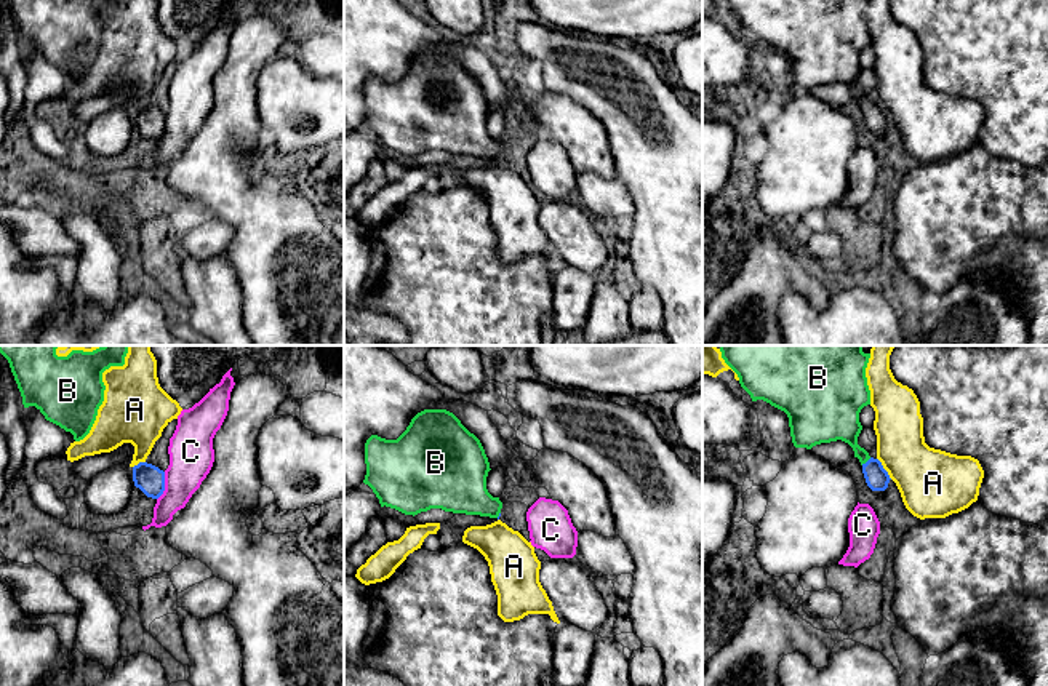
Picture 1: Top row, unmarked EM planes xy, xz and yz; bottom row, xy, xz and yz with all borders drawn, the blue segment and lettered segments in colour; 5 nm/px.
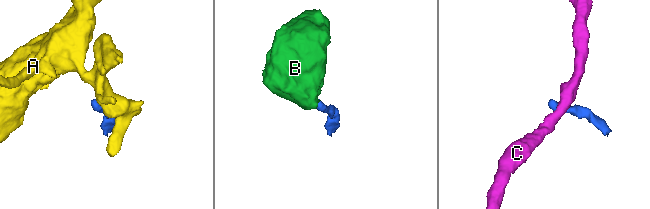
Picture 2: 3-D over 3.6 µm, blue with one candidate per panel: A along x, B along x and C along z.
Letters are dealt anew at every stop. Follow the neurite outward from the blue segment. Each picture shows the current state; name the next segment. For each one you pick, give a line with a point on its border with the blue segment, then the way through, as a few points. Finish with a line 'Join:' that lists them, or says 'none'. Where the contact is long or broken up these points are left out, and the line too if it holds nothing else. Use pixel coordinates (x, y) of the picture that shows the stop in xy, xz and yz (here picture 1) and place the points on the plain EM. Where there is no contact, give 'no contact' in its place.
B: meets blue in yz at (868, 103); runs through yz (877, 120), (868, 103), (853, 85), (840, 61)
Join: B

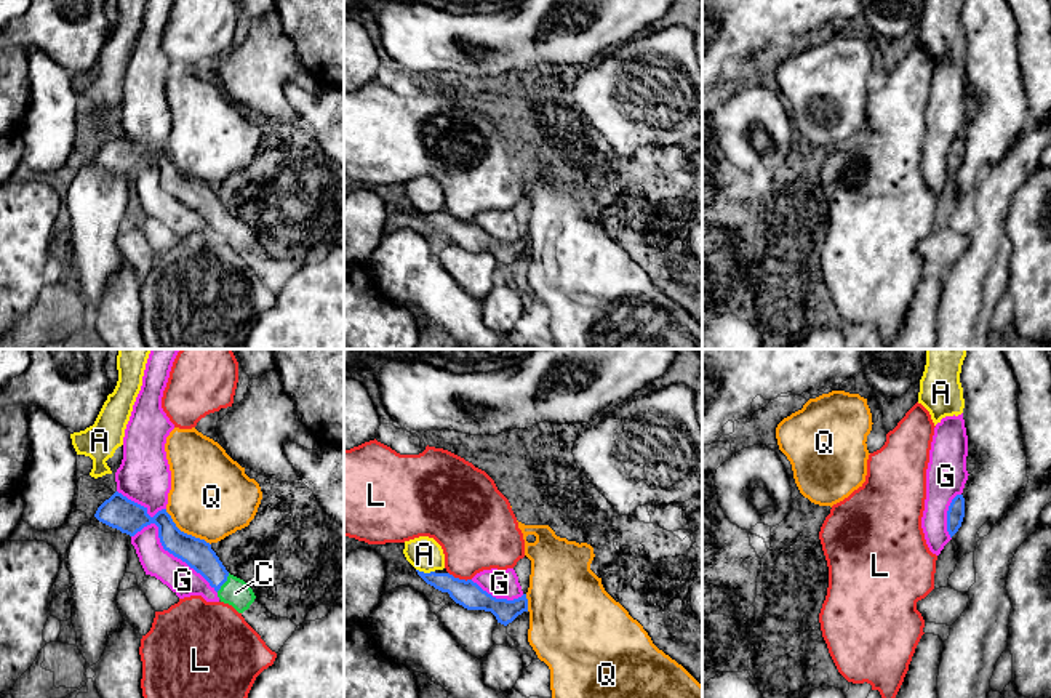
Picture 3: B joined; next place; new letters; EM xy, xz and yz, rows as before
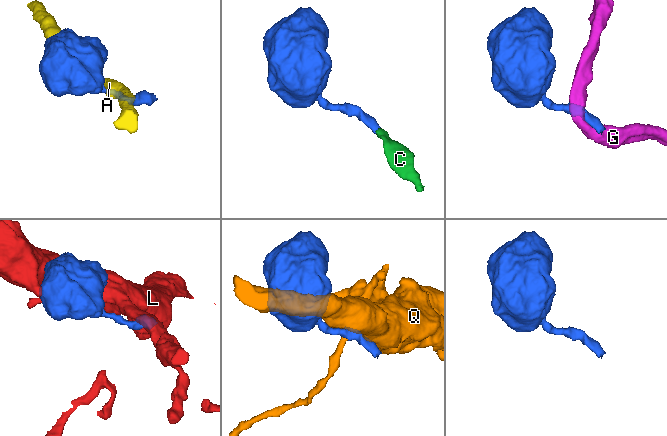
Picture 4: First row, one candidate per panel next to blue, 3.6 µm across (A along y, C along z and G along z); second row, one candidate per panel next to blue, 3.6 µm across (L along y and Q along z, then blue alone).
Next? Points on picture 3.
C: meets blue in xy at (224, 223); runs through xy (195, 194), (224, 223), (235, 234)
Join: C

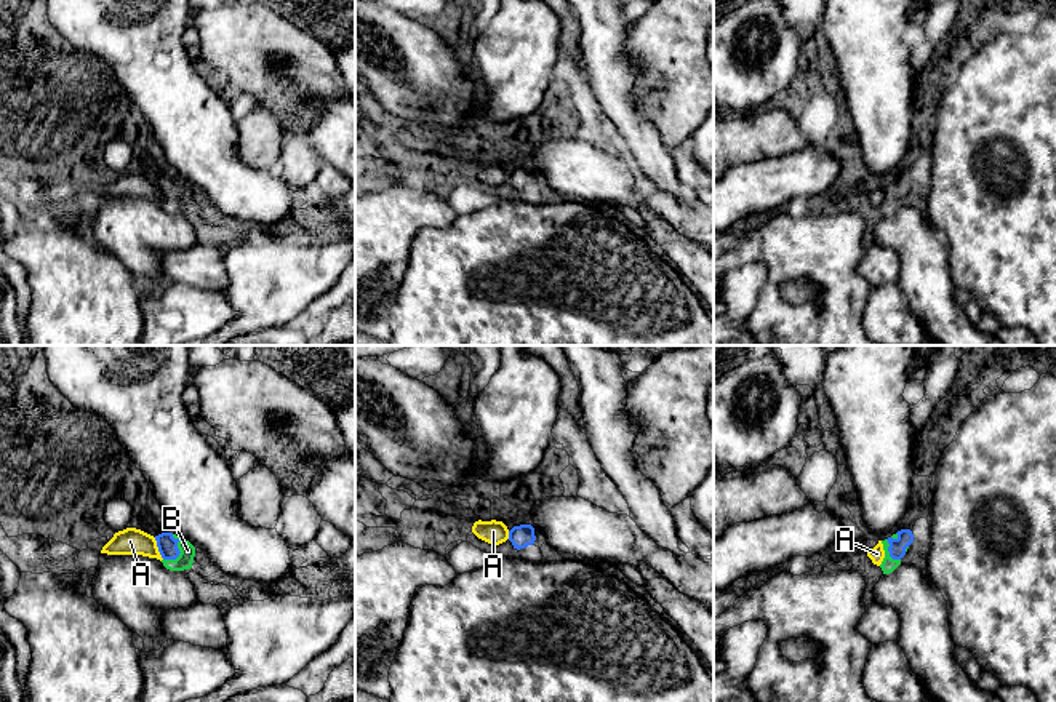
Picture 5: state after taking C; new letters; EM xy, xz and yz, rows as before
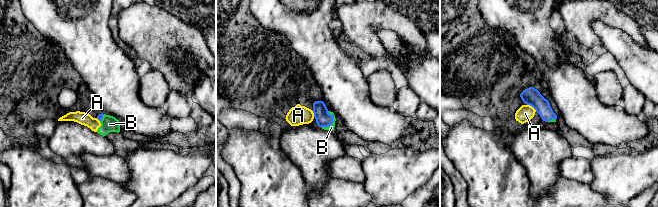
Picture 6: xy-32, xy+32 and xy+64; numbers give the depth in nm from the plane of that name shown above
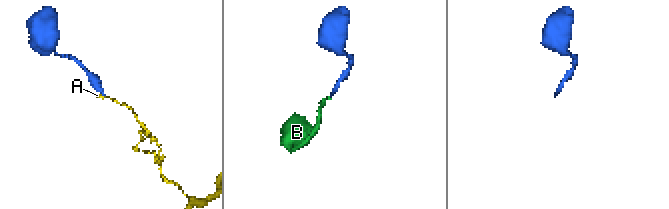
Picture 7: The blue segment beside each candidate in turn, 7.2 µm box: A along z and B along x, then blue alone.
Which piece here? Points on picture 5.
B: meets blue in xy at (180, 194); runs through xy (167, 186), (180, 194), (188, 192)
Join: B

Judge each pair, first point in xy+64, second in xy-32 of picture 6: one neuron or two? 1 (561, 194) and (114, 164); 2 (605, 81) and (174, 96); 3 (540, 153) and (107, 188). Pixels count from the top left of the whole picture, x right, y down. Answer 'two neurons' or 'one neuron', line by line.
1: two neurons
2: two neurons
3: two neurons

